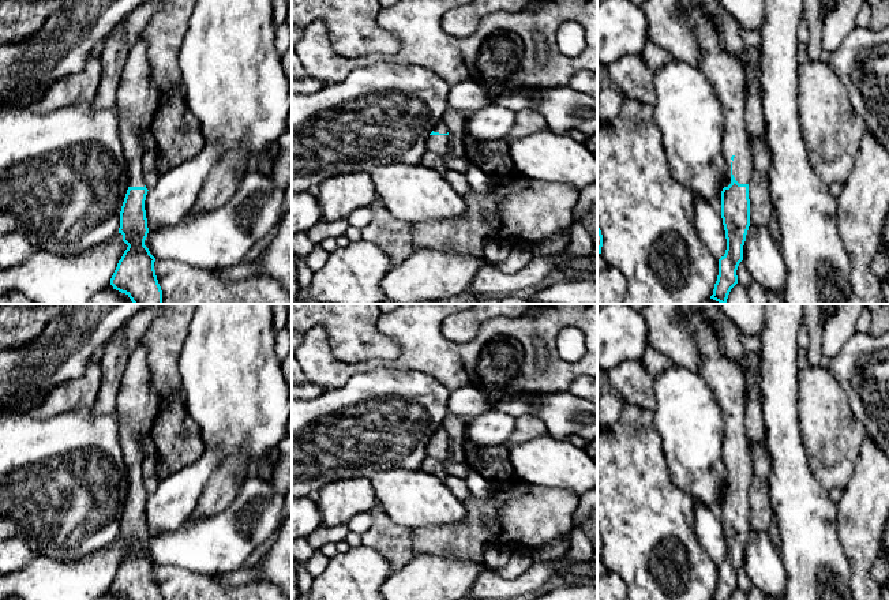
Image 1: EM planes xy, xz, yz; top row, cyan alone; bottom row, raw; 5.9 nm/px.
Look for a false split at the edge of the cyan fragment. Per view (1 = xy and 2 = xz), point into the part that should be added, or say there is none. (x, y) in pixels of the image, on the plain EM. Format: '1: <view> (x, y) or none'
1: xy (137, 404)
2: xz (438, 449)

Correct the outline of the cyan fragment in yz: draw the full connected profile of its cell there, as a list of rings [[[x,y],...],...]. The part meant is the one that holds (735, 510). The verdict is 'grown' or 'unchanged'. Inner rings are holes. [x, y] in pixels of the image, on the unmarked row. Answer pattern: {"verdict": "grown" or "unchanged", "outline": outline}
{"verdict": "grown", "outline": [[[702,316],[693,320],[701,375],[717,398],[725,421],[723,451],[727,472],[721,496],[721,524],[727,555],[719,565],[713,600],[729,600],[738,589],[736,575],[743,566],[743,551],[750,532],[749,487],[754,475],[744,428],[744,375],[735,359],[723,353],[721,340],[713,326]]]}

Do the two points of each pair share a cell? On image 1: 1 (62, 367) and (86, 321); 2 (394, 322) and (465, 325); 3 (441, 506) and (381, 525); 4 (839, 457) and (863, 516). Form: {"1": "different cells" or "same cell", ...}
{"1": "same cell", "2": "different cells", "3": "different cells", "4": "different cells"}

